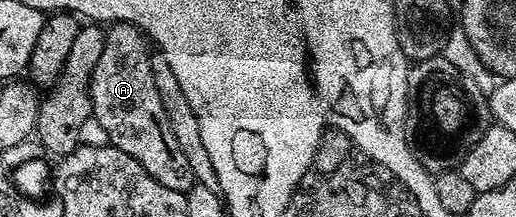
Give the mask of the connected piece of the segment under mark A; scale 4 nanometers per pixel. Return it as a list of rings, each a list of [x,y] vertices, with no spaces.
[[[114,23],[104,31],[102,57],[98,57],[90,81],[92,119],[104,130],[108,138],[105,140],[122,149],[122,153],[130,153],[154,181],[166,185],[166,189],[187,193],[197,182],[174,137],[170,119],[154,85],[152,58],[147,46],[144,32],[133,23]]]

